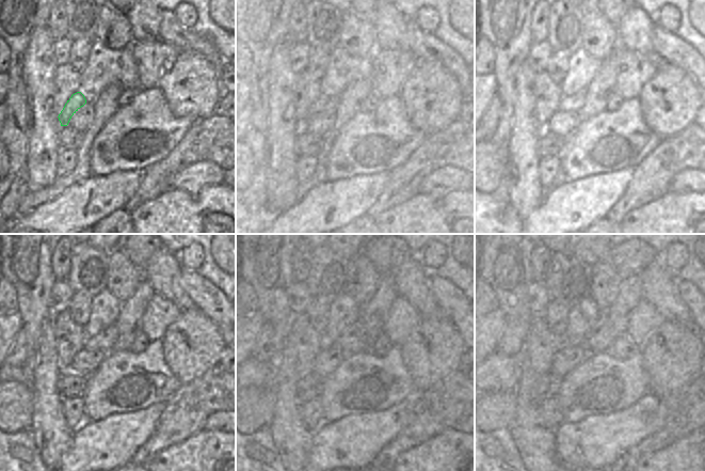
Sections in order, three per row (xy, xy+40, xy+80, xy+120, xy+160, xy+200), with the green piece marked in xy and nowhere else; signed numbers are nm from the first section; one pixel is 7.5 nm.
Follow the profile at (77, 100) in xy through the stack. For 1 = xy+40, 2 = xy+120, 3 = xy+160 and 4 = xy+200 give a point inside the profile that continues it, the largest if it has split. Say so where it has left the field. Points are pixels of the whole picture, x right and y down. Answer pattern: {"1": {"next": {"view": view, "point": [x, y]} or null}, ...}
{"1": {"next": {"view": "xy+40", "point": [322, 103]}}, "2": {"next": {"view": "xy+120", "point": [105, 341]}}, "3": {"next": {"view": "xy+160", "point": [352, 340]}}, "4": {"next": {"view": "xy+200", "point": [601, 336]}}}

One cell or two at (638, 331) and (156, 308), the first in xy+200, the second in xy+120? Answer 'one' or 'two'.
one

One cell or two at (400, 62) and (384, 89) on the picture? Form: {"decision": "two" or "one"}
{"decision": "one"}

